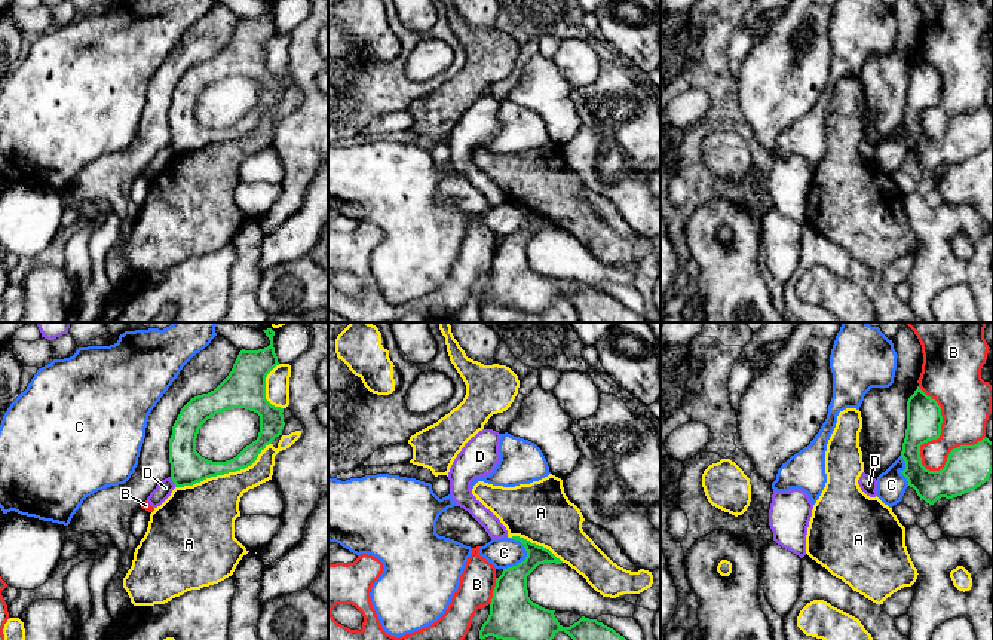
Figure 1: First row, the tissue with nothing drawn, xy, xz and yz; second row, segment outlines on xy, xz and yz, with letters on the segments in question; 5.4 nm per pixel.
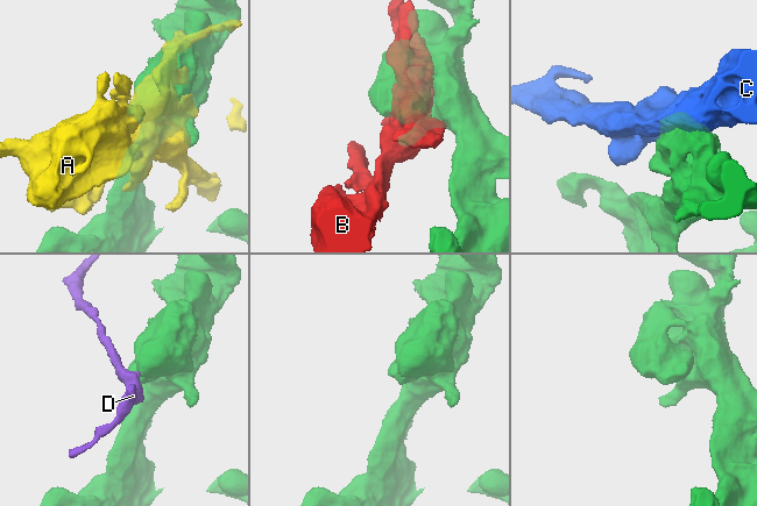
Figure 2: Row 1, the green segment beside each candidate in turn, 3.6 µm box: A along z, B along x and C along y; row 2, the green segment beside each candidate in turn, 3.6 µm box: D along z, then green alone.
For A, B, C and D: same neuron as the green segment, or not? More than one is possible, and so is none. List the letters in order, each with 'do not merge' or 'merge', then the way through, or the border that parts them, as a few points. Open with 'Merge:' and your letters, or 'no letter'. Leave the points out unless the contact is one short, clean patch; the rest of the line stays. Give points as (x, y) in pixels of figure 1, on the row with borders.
Merge: no letter
A: do not merge
B: do not merge
C: do not merge; border along xz (518, 539), (526, 551), (526, 557), (503, 569)
D: do not merge; border along xy (169, 477), (175, 486)

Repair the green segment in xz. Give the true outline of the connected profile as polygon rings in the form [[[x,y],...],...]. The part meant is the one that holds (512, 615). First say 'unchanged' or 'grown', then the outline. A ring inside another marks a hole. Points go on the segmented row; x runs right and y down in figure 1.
unchanged; [[[512,536],[520,541],[527,557],[517,566],[503,569],[496,579],[490,615],[479,630],[479,639],[493,636],[502,640],[552,640],[558,631],[564,631],[573,640],[626,640],[613,628],[582,616],[570,627],[563,627],[554,612],[533,603],[528,597],[527,576],[545,563],[561,564],[549,549],[530,541]]]

